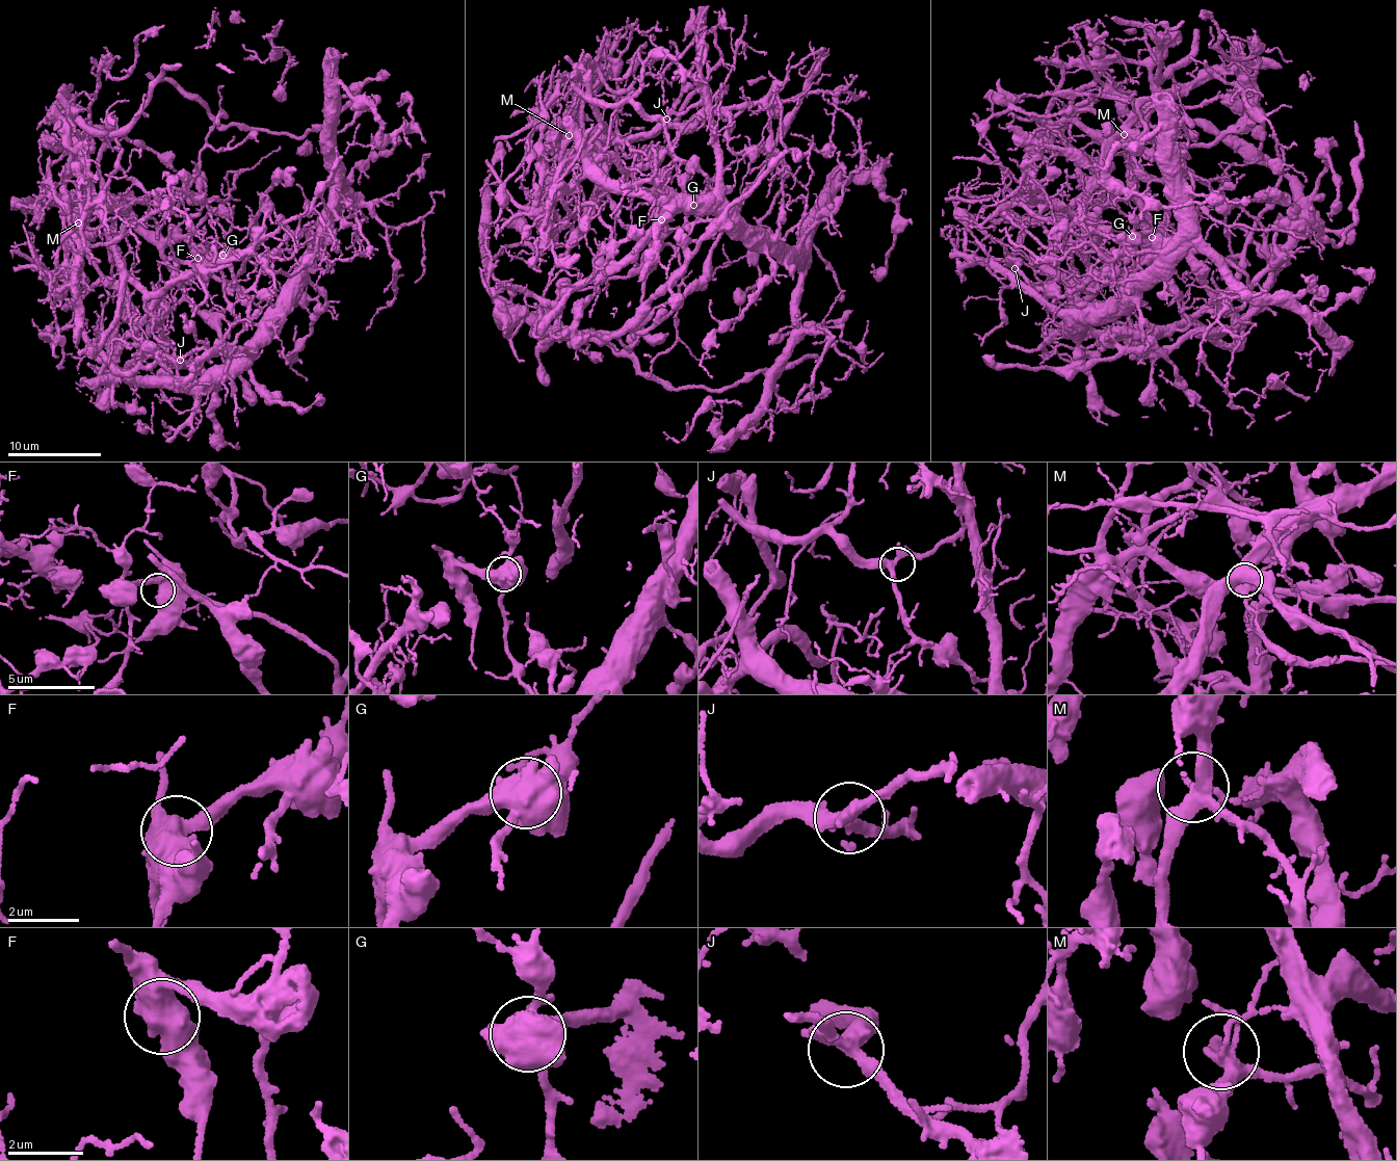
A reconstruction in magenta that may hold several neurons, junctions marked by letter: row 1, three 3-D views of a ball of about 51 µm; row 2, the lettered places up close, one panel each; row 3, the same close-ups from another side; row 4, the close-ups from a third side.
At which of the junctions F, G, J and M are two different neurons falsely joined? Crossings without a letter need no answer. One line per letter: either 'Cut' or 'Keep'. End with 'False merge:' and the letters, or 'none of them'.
F: Keep
G: Cut
J: Keep
M: Cut
False merge: G, M

